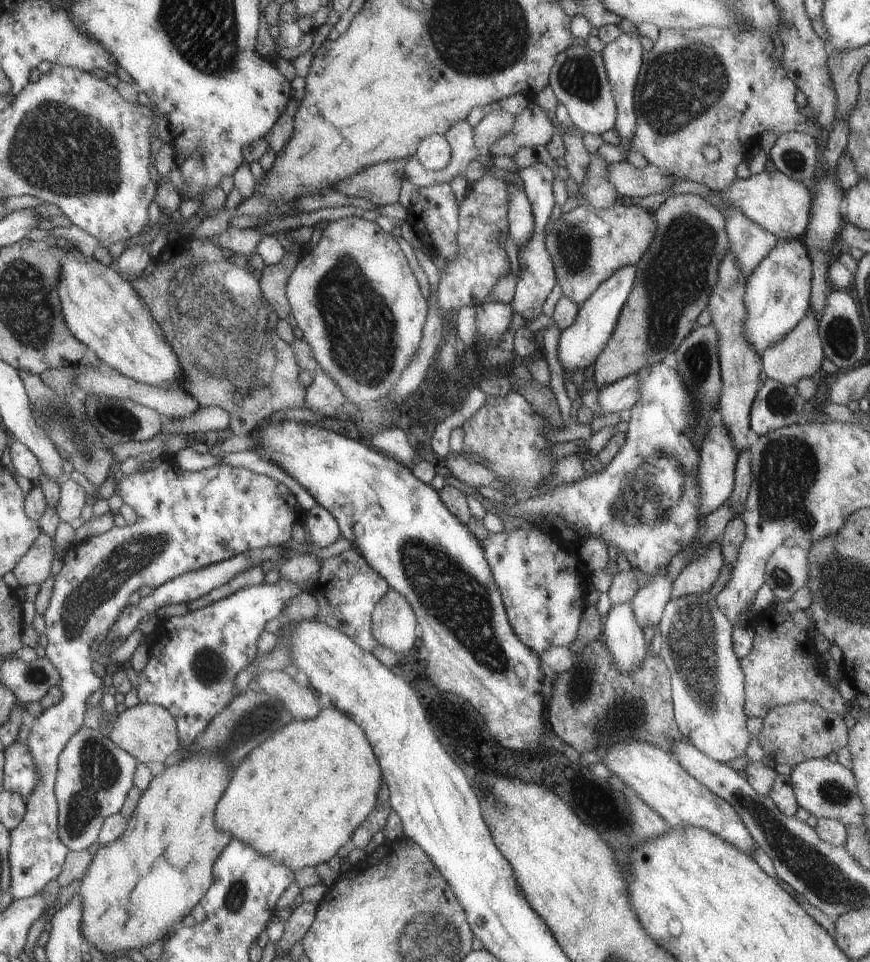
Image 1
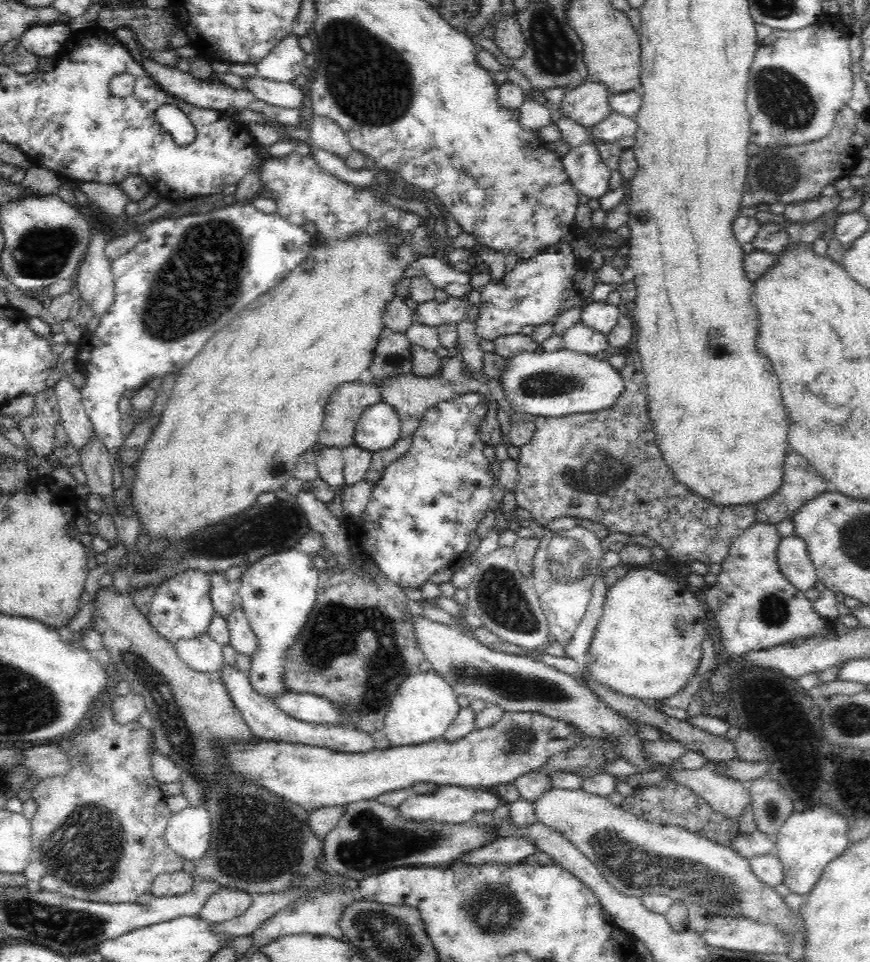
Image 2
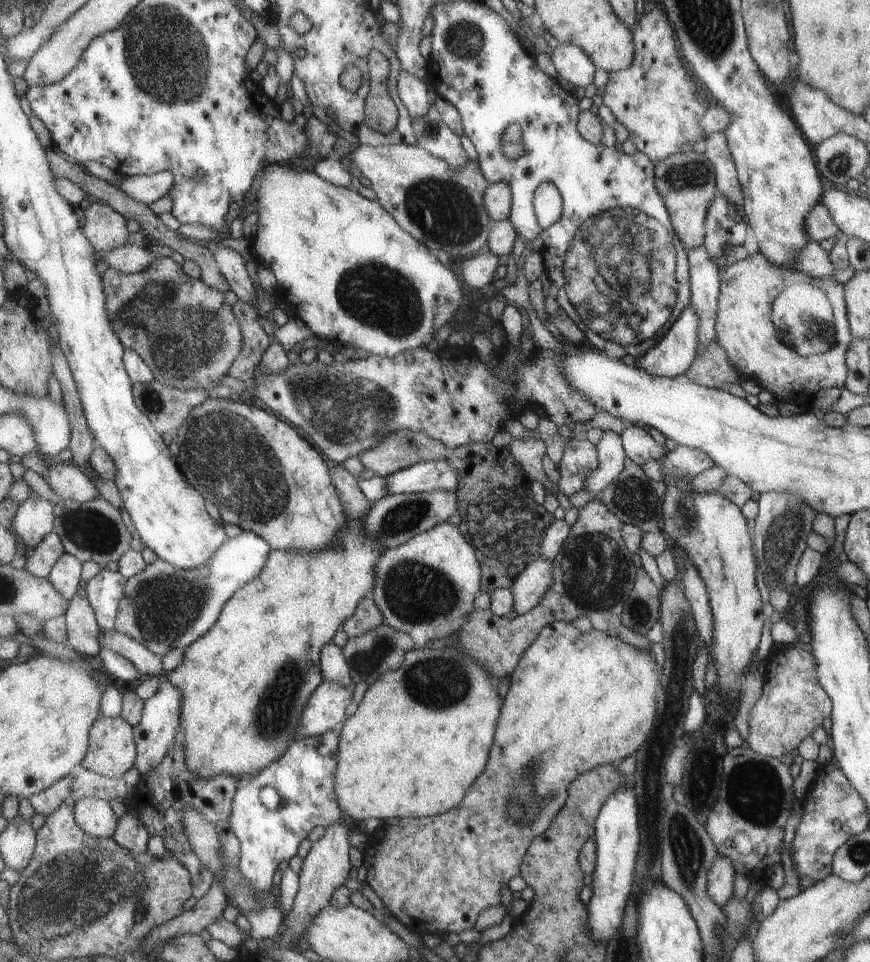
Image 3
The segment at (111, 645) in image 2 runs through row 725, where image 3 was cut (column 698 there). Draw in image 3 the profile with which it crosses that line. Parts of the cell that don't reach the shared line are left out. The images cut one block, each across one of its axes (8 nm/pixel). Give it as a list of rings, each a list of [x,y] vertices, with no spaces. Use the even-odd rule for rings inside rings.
[[[683,152],[665,158],[655,168],[658,192],[669,208],[679,239],[688,251],[700,248],[705,244],[706,214],[717,196],[716,165],[705,153]]]

